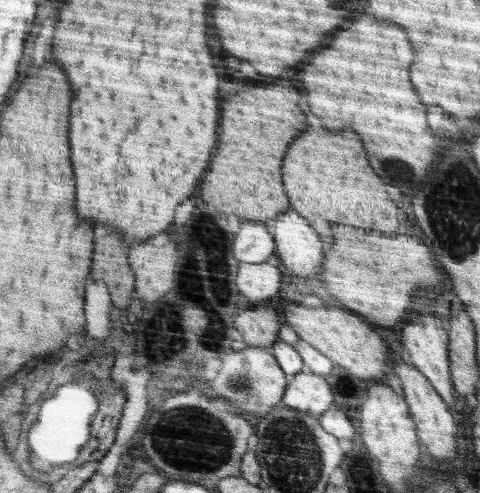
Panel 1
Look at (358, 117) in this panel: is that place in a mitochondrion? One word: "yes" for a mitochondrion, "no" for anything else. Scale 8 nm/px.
no

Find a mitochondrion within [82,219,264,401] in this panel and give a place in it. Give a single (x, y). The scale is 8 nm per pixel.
(240, 383)

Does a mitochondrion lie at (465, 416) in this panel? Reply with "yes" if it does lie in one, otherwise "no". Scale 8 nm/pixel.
no

